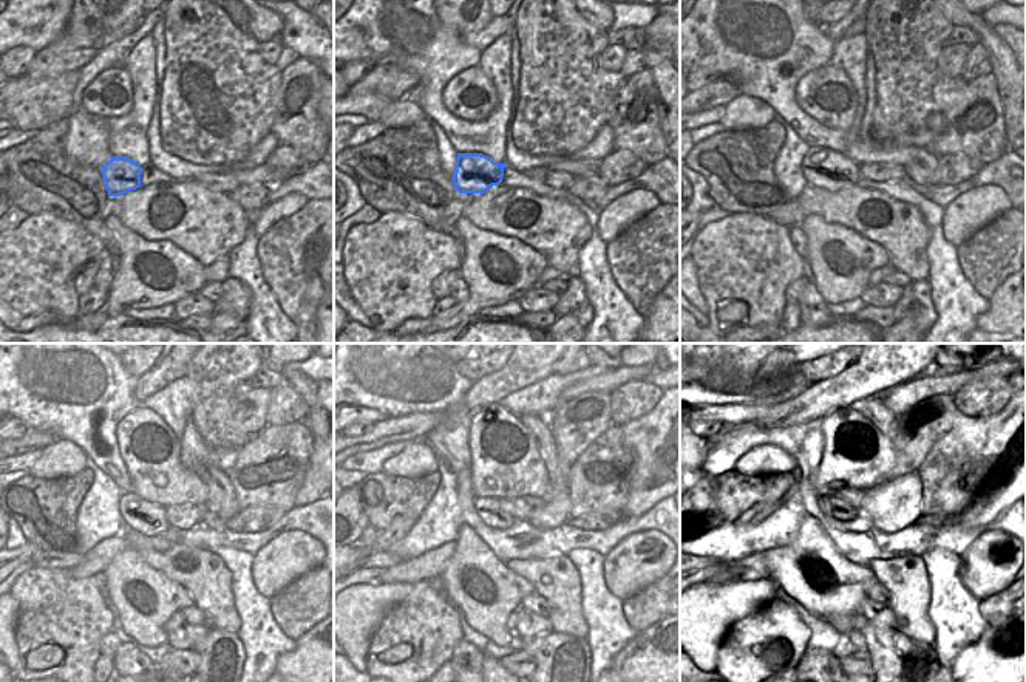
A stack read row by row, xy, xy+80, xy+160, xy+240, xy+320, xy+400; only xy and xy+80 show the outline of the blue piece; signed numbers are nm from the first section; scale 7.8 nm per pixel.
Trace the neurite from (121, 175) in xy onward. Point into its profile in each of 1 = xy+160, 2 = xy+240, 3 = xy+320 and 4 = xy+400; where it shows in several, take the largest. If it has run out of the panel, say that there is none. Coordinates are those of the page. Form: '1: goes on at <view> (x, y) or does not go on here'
1: goes on at xy+160 (822, 167)
2: goes on at xy+240 (144, 517)
3: goes on at xy+320 (489, 508)
4: goes on at xy+400 (841, 511)

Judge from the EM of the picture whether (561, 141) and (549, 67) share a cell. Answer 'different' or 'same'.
same

